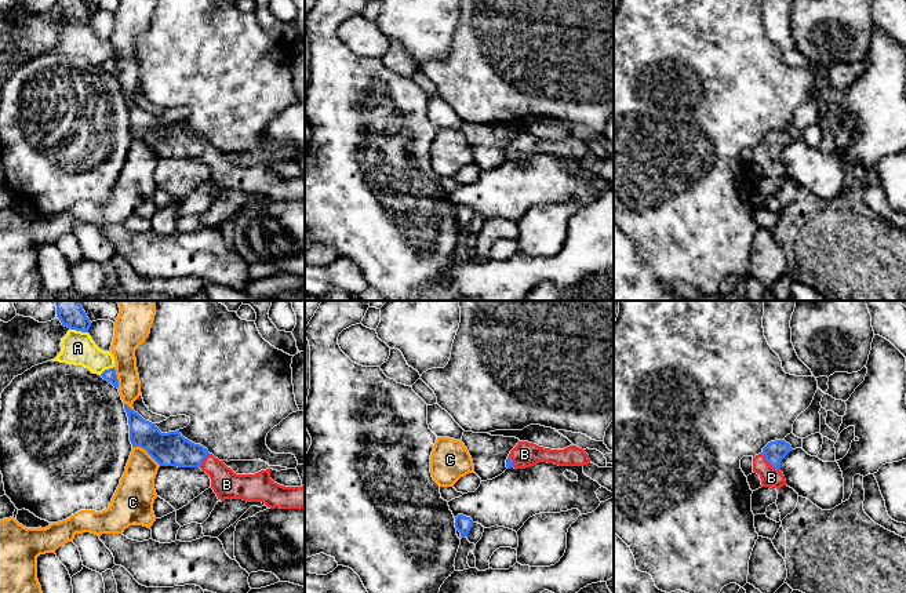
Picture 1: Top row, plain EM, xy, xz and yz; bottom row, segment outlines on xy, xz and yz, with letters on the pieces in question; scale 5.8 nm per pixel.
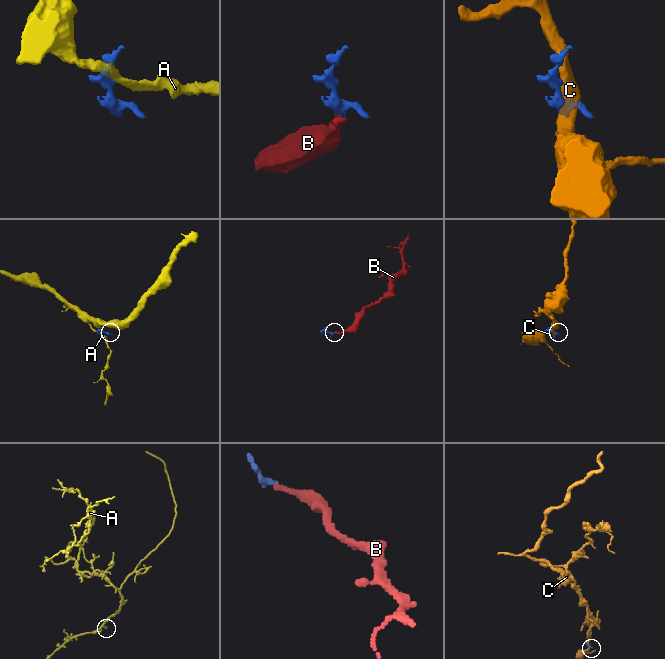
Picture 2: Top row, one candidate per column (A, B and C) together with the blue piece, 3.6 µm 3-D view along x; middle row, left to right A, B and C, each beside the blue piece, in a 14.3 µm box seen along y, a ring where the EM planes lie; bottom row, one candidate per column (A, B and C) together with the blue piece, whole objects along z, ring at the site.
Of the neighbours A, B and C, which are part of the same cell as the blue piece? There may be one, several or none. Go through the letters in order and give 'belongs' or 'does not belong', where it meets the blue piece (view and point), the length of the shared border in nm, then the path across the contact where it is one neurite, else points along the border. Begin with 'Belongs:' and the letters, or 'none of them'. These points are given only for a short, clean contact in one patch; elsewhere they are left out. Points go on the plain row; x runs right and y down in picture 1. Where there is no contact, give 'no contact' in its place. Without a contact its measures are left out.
Belongs: B
A: does not belong; contact xy (79, 21); length 110 nm; border xy (71, 19), (87, 24)
B: belongs; contact yz (770, 155); length 150 nm; way yz (775, 142), (770, 155), (771, 168)
C: does not belong; contact xy (146, 142); length 200 nm

